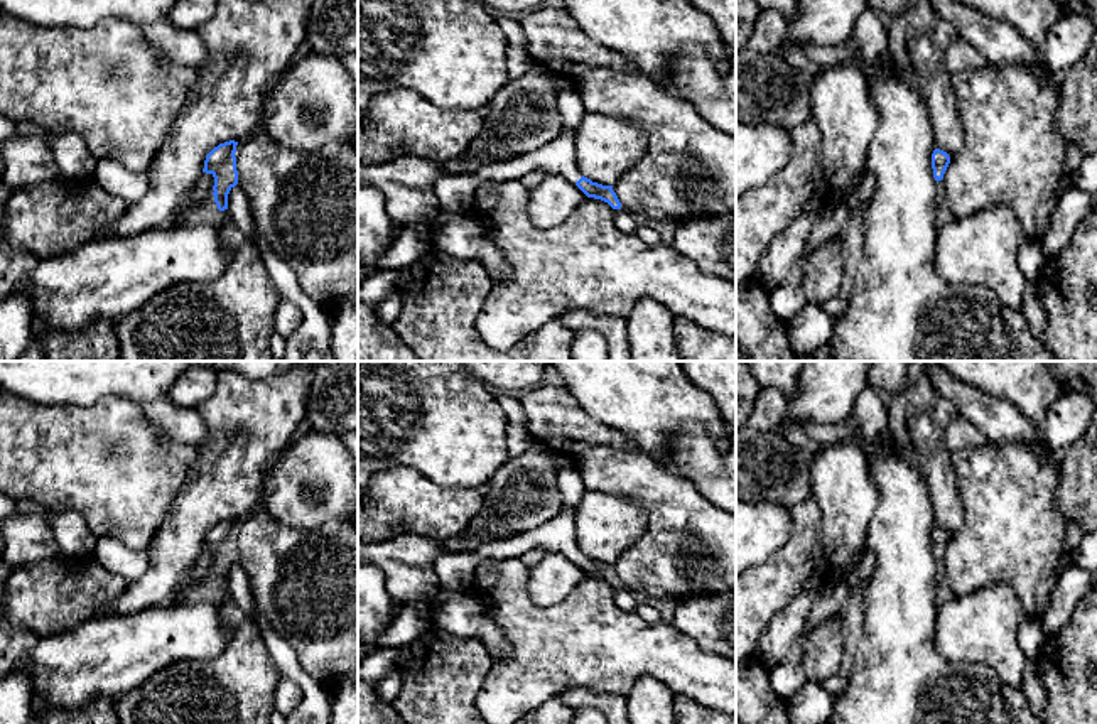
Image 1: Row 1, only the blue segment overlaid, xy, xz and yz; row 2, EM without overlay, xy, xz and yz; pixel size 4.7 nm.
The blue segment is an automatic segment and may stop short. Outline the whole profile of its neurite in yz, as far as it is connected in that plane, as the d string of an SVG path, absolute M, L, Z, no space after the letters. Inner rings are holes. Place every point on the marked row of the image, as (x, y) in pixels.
M935 149L932 154L932 169L937 182L943 179L948 164L950 164L948 154L940 149Z

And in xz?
M564 128L548 145L510 160L483 165L476 174L446 174L434 182L437 209L446 216L461 213L471 214L474 192L484 182L520 181L533 170L555 172L576 184L587 197L601 199L613 209L621 209L621 203L613 186L603 186L584 177L577 169L574 150L576 130Z

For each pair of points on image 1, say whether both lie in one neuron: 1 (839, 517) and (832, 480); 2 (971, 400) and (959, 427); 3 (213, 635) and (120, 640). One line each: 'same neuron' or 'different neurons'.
1: same neuron
2: different neurons
3: same neuron

